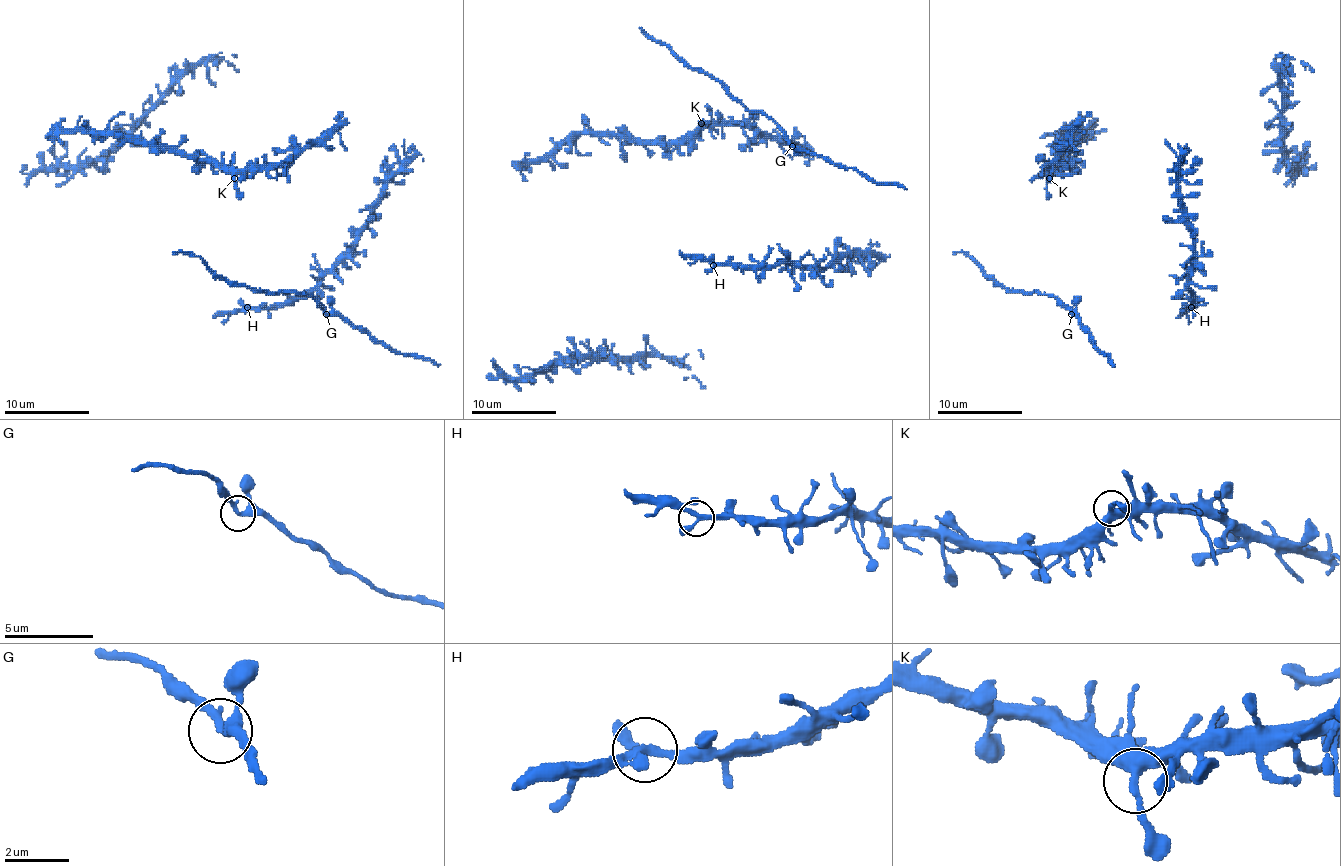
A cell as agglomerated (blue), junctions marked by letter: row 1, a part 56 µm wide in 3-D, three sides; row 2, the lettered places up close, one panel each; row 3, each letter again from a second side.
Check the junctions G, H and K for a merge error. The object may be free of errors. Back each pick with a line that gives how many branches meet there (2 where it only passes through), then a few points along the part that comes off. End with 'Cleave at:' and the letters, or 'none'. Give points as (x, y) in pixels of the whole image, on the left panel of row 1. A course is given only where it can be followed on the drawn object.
Cleave at: none

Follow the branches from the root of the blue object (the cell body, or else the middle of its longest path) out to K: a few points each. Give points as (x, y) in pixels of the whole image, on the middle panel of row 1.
K: (686, 134), (701, 123)

